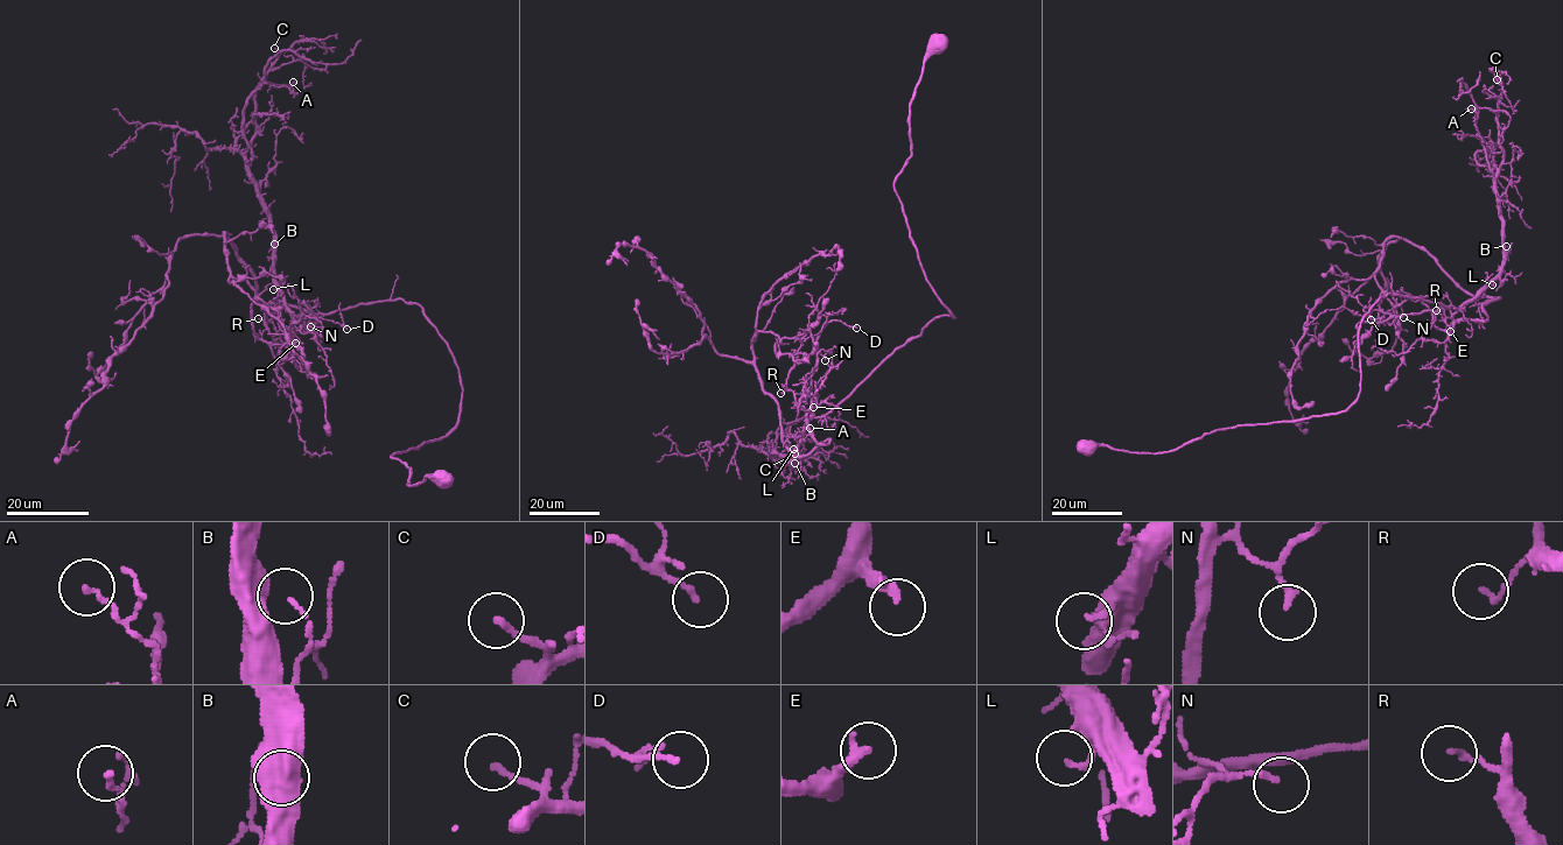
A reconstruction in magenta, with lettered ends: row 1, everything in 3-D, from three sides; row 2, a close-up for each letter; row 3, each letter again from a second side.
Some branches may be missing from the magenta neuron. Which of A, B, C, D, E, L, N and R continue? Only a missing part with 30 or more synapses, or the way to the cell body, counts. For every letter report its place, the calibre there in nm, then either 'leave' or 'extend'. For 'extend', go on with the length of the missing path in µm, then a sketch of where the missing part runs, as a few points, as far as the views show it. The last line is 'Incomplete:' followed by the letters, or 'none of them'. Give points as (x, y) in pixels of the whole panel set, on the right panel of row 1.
A: at (1471, 108); 140 nm thick; leave
B: at (1506, 246); 90 nm thick; leave
C: at (1497, 79); 160 nm thick; leave
D: at (1371, 319); 160 nm thick; leave
E: at (1450, 331); 300 nm thick; extend; about 50 µm are missing; missing branch runs (1450, 331), (1446, 371), (1425, 389), (1410, 399), (1403, 396), (1411, 423), (1418, 428), (1427, 425), (1425, 431)
L: at (1492, 284); 140 nm thick; leave
N: at (1403, 317); 150 nm thick; leave
R: at (1436, 310); 150 nm thick; leave
Incomplete: E

